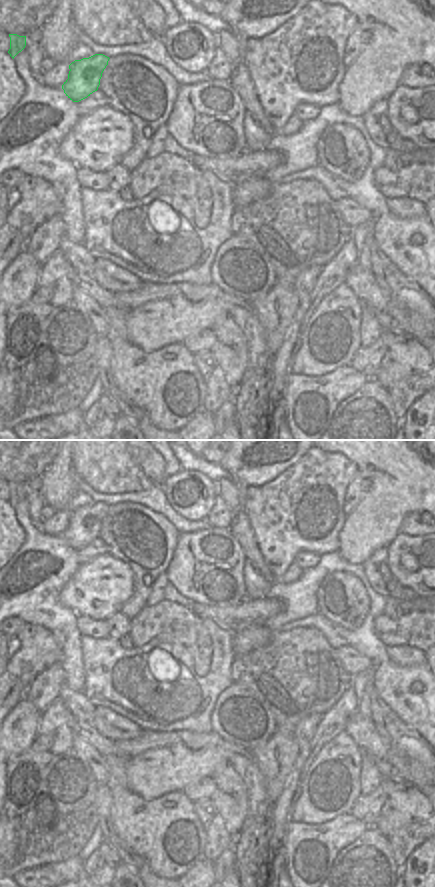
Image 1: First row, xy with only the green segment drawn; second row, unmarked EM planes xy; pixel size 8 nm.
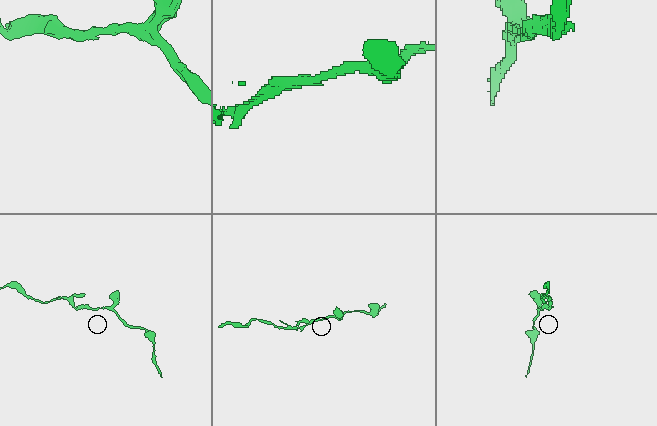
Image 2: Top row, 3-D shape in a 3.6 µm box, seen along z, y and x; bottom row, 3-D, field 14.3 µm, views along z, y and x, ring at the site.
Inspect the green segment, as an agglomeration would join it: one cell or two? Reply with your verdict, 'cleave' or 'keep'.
cleave

